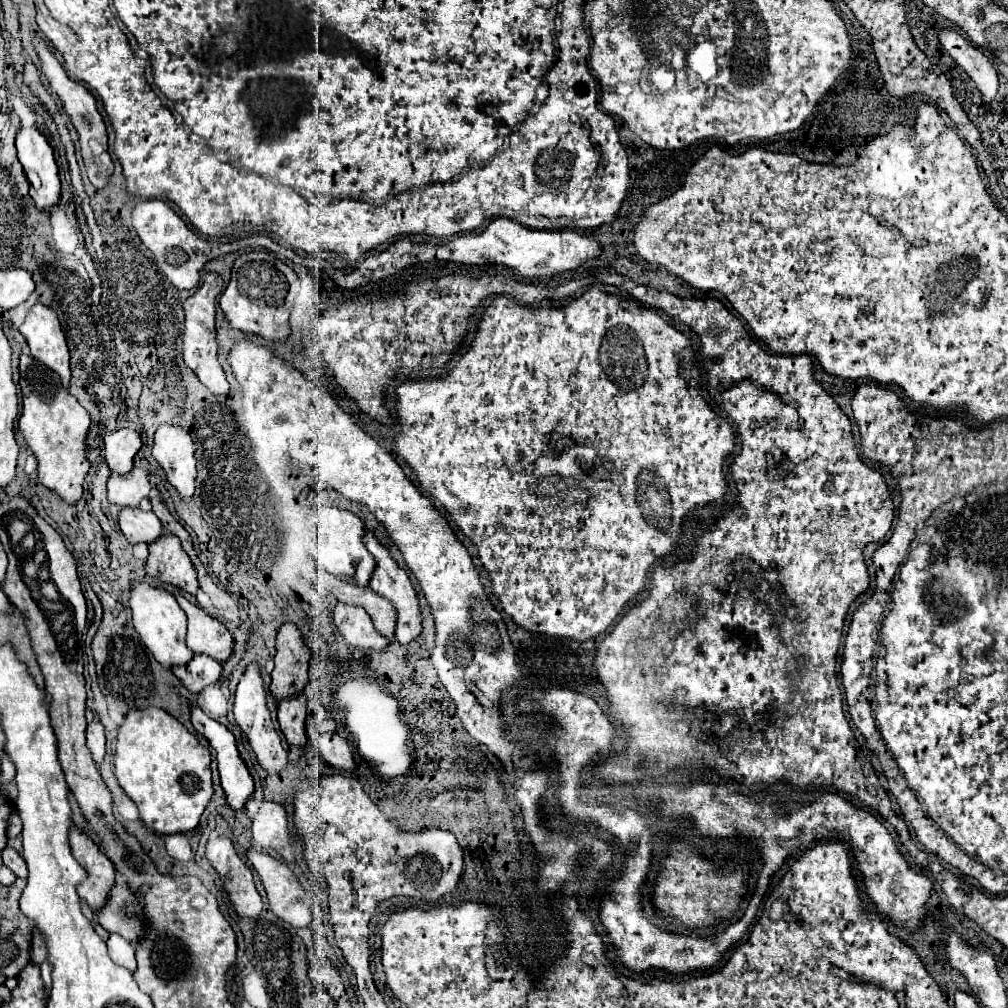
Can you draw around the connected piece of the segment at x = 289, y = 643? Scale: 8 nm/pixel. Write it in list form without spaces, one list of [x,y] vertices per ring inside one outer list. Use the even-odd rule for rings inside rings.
[[[285,622],[277,634],[277,654],[275,668],[271,672],[269,690],[277,700],[293,694],[301,694],[307,686],[307,668],[311,660],[311,650],[303,642],[299,628]]]

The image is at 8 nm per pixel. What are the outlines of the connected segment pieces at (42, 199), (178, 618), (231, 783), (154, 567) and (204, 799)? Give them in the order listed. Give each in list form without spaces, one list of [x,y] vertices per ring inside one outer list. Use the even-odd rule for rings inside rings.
[[[37,128],[19,130],[17,154],[23,164],[25,176],[31,184],[31,198],[41,212],[51,212],[61,202],[57,164],[53,148]]]
[[[131,582],[131,594],[129,594],[129,606],[133,610],[133,626],[137,634],[141,636],[143,644],[155,660],[161,666],[175,666],[175,664],[187,664],[193,656],[193,652],[185,646],[185,632],[187,632],[187,616],[179,608],[173,594],[169,594],[163,588],[155,588],[147,582]]]
[[[189,700],[191,724],[203,734],[217,752],[217,764],[221,774],[221,786],[227,794],[227,802],[233,810],[241,810],[247,798],[253,794],[253,778],[241,760],[235,744],[235,736],[221,722],[209,718],[195,700]]]
[[[163,534],[149,544],[149,558],[145,570],[155,580],[173,584],[189,594],[195,594],[199,586],[195,568],[183,552],[179,538],[175,538],[173,534]]]
[[[161,708],[131,710],[119,726],[115,748],[115,776],[125,794],[137,804],[141,820],[159,834],[185,834],[197,828],[199,818],[213,796],[211,786],[211,754],[199,740],[171,714]]]

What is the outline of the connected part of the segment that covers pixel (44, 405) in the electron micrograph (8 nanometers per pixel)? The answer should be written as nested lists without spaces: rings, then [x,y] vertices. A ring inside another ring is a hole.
[[[29,354],[19,356],[19,374],[23,400],[19,430],[29,450],[37,456],[39,480],[63,500],[75,504],[83,494],[83,478],[89,470],[89,462],[85,458],[85,436],[91,424],[89,414],[77,402],[77,398],[61,386],[59,376],[41,362],[35,362],[35,358]]]

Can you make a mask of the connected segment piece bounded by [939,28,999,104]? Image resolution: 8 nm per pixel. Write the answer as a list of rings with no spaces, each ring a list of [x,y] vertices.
[[[939,28],[939,42],[943,50],[965,70],[965,74],[975,82],[983,102],[991,104],[997,96],[997,72],[993,62],[971,42],[967,42],[957,30]]]

